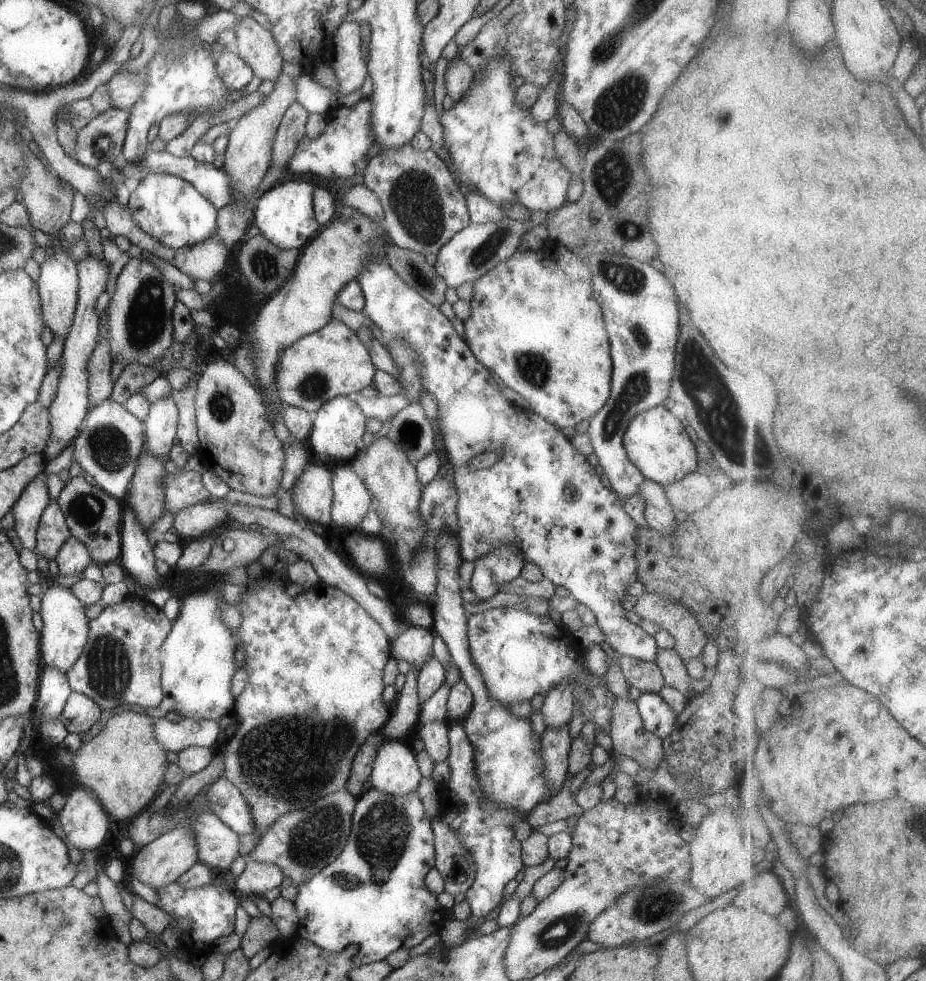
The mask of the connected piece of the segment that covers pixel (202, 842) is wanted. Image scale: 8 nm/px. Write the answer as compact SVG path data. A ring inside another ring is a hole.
M210 811L190 819L189 826L195 832L198 860L214 872L230 870L230 864L239 855L240 835Z

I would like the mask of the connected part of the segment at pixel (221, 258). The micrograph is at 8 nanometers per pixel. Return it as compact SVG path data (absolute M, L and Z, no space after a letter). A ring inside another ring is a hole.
M215 230L206 240L193 245L184 245L175 254L171 264L190 278L212 280L226 266L229 248Z

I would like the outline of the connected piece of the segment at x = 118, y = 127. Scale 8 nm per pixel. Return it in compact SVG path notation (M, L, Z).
M111 106L107 111L102 111L99 115L89 119L88 124L79 132L74 160L95 169L100 166L101 162L114 163L123 151L129 114L129 109L119 109Z

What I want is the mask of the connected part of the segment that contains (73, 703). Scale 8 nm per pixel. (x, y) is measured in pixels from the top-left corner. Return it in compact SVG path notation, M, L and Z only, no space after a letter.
M72 691L59 719L69 733L86 736L86 732L100 720L101 708L85 694Z

